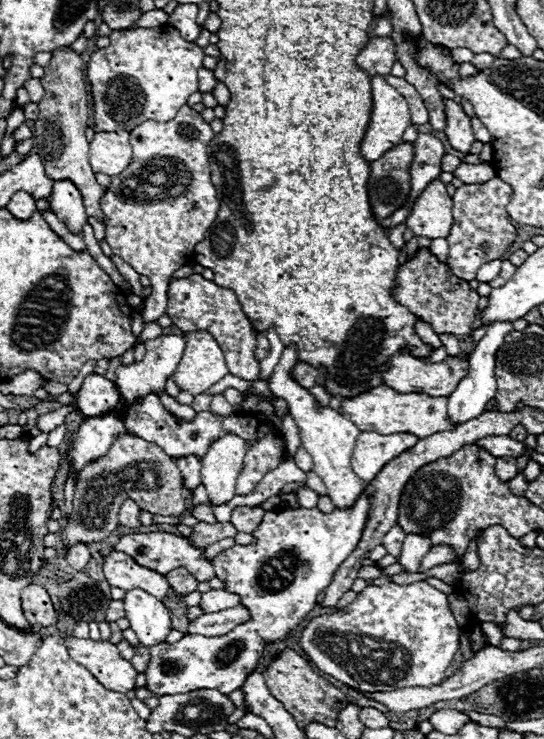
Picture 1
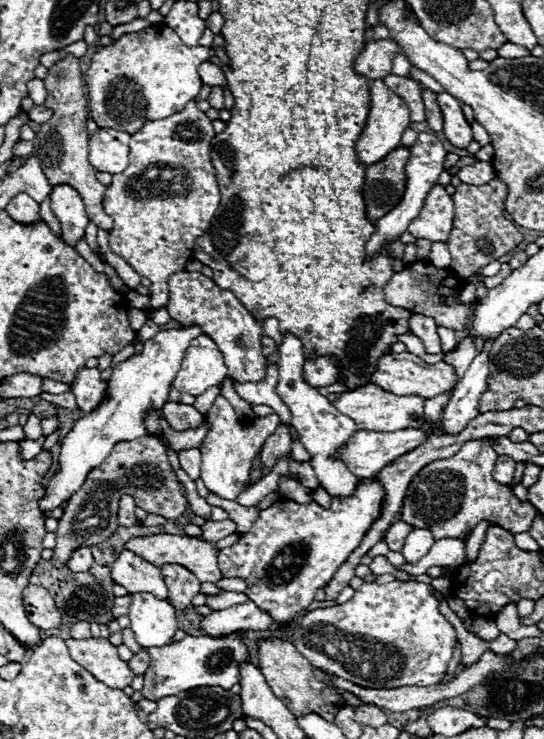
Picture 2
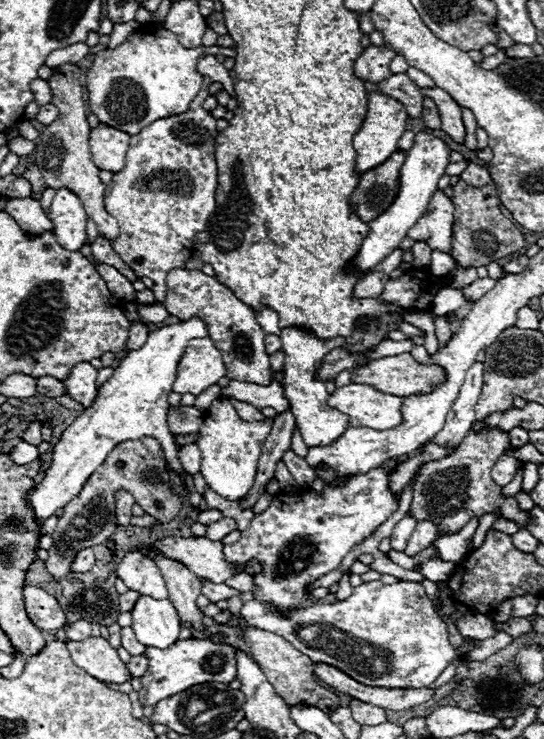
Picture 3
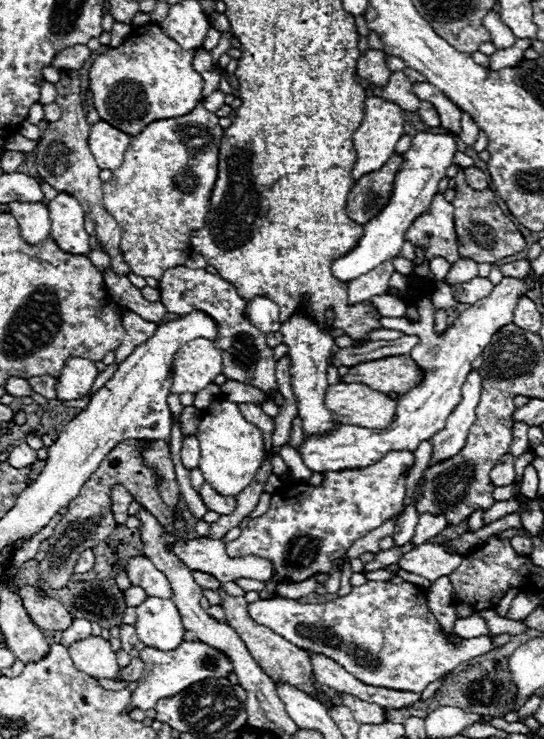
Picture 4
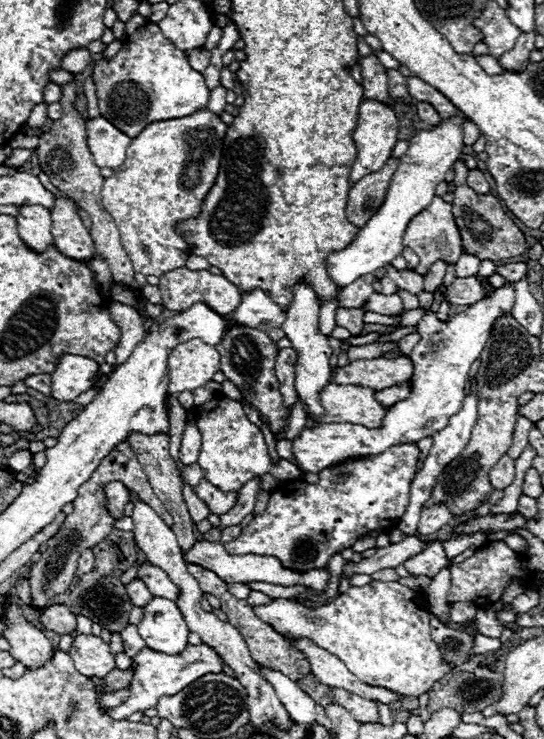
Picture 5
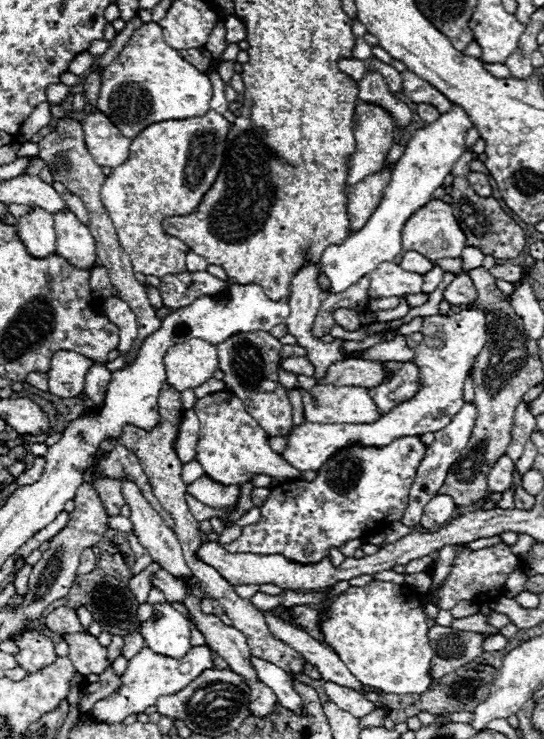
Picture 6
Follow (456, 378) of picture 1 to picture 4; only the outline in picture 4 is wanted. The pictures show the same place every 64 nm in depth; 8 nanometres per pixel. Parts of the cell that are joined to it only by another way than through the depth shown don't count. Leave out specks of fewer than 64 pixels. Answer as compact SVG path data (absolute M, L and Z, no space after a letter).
M388 356L372 362L362 362L348 370L344 380L354 380L358 384L364 384L378 390L378 392L396 392L396 394L408 394L412 388L416 388L422 382L424 374L418 368L418 364L408 356Z

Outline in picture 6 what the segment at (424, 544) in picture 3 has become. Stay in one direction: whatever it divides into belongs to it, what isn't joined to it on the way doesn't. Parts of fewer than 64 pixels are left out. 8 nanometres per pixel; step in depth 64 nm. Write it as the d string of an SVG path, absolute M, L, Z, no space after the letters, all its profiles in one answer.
M434 496L434 500L430 500L430 504L426 504L424 512L422 512L422 520L420 526L428 532L434 532L438 528L442 528L444 524L450 522L452 514L454 514L454 500L450 496Z

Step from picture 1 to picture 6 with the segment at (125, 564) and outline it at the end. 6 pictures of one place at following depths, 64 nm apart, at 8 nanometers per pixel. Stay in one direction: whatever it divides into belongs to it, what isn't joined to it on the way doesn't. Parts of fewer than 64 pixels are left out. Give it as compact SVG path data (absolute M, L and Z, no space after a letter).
M166 570L154 572L152 578L150 578L150 584L154 588L158 588L166 596L166 600L170 600L170 602L180 602L188 594L186 584L178 578L174 578L172 574L168 574Z

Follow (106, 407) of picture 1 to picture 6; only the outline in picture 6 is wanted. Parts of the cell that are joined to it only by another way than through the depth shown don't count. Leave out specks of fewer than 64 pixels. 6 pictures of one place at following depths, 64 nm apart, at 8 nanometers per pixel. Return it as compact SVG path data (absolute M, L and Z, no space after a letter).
M58 352L52 358L48 372L48 388L54 396L74 398L84 392L86 374L92 368L92 360L76 352Z

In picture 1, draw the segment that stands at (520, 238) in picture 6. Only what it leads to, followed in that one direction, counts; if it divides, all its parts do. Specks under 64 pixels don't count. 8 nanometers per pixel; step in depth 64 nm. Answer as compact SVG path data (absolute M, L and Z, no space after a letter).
M498 176L484 184L464 184L452 196L454 200L454 224L448 234L448 266L462 280L476 280L476 272L482 264L502 258L508 246L516 238L516 228L510 222L506 204L512 198L512 188Z

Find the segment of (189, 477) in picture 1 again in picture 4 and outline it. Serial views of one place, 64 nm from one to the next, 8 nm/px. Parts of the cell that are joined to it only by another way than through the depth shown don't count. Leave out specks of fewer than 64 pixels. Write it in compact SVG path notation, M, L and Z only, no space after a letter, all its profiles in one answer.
M186 436L184 446L182 446L182 464L184 464L184 468L186 470L198 468L198 460L200 460L200 444L198 444L196 436Z

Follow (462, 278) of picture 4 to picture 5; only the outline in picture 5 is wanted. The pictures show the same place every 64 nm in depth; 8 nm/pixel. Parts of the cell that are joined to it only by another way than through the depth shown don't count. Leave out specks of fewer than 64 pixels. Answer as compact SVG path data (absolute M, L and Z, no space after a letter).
M462 254L460 260L456 262L456 278L470 278L478 274L480 260L472 254Z

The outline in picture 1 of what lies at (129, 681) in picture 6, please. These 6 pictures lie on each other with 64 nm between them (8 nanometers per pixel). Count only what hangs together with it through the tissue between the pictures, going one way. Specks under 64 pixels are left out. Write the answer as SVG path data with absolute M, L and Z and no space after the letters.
M362 494L352 510L336 508L330 514L322 514L318 508L268 510L254 532L256 544L234 544L212 560L216 578L224 582L226 592L240 596L240 604L250 612L250 620L224 636L204 638L186 634L176 644L152 646L146 668L146 688L156 696L186 694L204 688L230 694L242 688L264 658L266 646L286 640L306 614L314 610L318 604L316 596L330 586L338 566L360 542L368 506L368 496Z

